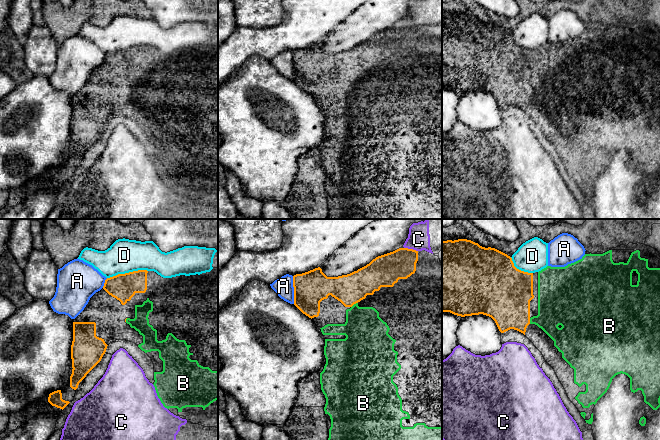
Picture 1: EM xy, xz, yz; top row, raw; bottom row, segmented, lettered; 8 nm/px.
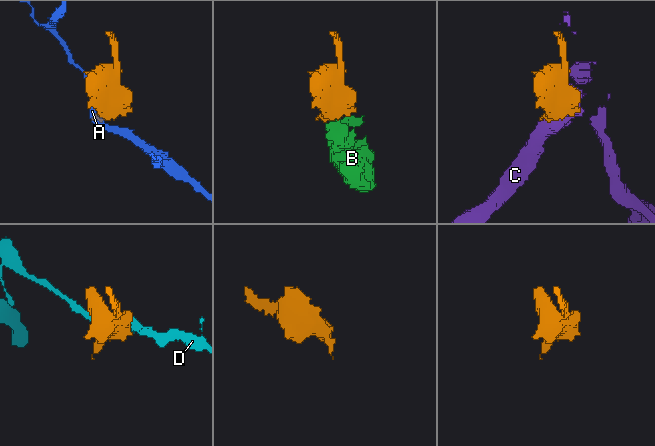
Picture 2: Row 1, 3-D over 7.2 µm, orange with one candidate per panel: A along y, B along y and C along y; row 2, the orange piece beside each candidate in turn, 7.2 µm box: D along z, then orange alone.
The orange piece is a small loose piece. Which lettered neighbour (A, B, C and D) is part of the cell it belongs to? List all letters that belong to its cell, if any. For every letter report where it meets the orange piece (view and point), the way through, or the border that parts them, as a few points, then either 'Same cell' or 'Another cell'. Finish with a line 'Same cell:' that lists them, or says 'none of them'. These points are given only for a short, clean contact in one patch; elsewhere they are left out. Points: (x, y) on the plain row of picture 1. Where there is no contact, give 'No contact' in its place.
A: Touches orange at xz (294, 66). Another cell
B: Touches orange at xz (354, 79). Same cell
C: Touches orange at xz (411, 25). Boundary: xz (404, 23), (417, 27). Another cell
D: Touches orange at xy (127, 49). Another cell
Same cell: B

